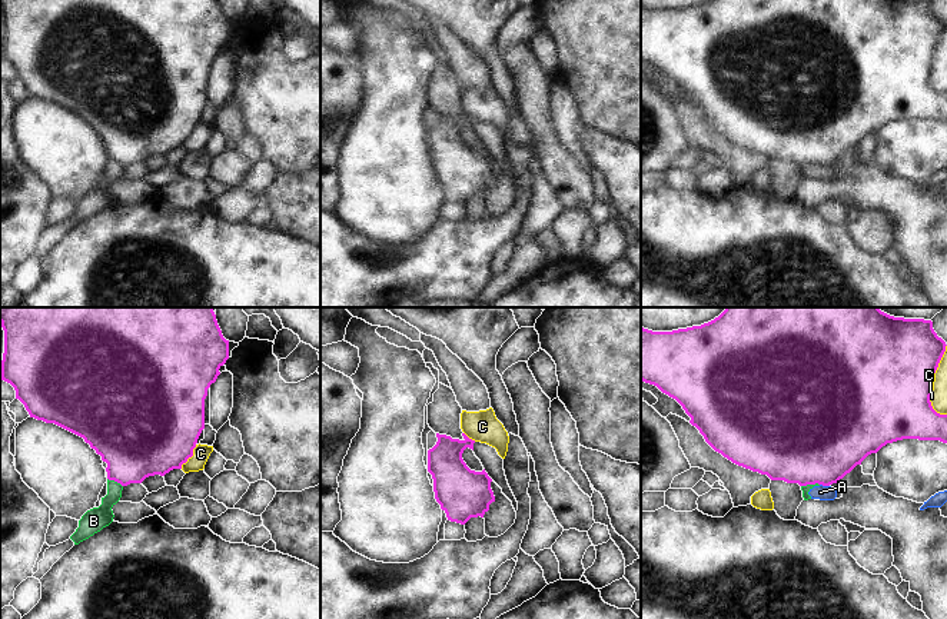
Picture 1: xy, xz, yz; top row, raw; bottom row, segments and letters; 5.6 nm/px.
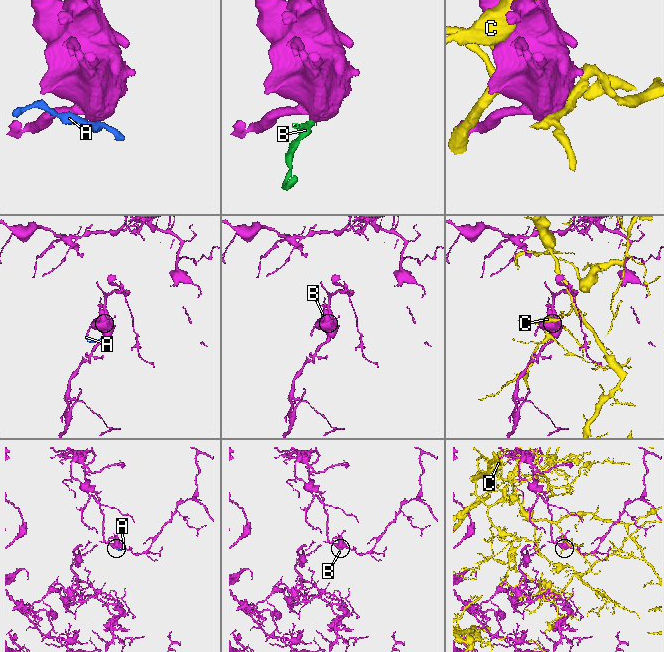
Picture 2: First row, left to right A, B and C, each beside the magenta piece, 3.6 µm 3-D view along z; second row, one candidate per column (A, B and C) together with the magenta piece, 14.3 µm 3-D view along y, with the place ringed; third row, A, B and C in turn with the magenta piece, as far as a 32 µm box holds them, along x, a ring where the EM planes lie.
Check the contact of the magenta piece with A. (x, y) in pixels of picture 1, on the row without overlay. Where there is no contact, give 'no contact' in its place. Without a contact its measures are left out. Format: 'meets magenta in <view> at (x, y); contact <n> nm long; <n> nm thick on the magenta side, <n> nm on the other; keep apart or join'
meets magenta in yz at (824, 165); contact 60 nm long; 480 nm thick on the magenta side, 80 nm on the other; keep apart

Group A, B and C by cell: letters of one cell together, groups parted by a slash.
A B / C

